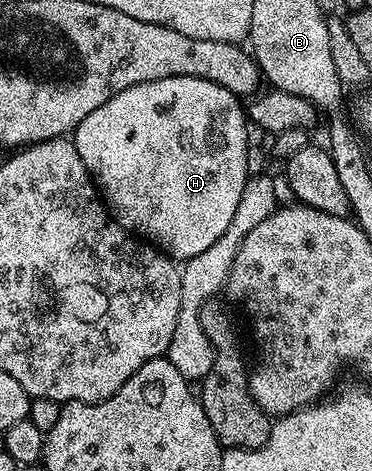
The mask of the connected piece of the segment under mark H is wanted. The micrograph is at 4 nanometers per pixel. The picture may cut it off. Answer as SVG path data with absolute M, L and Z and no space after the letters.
M164 77L160 81L132 85L120 93L111 95L108 101L104 101L104 105L100 105L100 109L92 109L92 113L88 113L88 117L84 117L84 121L80 121L80 125L74 128L72 142L95 184L105 194L106 191L110 194L109 202L115 203L112 214L120 226L135 236L149 241L175 260L185 261L196 257L196 253L204 253L204 249L208 249L208 245L212 245L212 241L216 241L216 237L220 237L220 233L224 233L224 229L228 229L229 223L232 222L236 204L240 202L240 193L244 193L244 185L248 178L246 166L250 163L249 130L251 131L251 128L248 126L248 115L244 110L243 100L221 87L219 83L200 77Z

